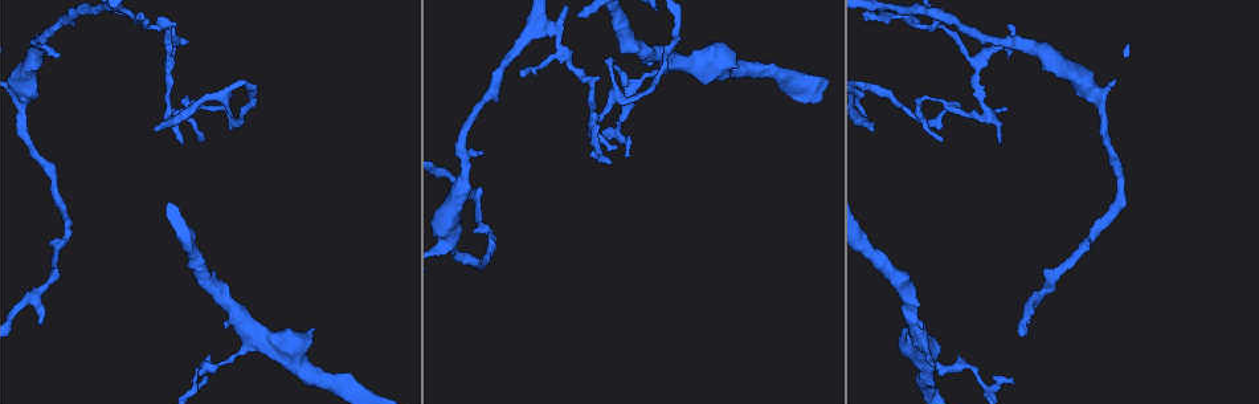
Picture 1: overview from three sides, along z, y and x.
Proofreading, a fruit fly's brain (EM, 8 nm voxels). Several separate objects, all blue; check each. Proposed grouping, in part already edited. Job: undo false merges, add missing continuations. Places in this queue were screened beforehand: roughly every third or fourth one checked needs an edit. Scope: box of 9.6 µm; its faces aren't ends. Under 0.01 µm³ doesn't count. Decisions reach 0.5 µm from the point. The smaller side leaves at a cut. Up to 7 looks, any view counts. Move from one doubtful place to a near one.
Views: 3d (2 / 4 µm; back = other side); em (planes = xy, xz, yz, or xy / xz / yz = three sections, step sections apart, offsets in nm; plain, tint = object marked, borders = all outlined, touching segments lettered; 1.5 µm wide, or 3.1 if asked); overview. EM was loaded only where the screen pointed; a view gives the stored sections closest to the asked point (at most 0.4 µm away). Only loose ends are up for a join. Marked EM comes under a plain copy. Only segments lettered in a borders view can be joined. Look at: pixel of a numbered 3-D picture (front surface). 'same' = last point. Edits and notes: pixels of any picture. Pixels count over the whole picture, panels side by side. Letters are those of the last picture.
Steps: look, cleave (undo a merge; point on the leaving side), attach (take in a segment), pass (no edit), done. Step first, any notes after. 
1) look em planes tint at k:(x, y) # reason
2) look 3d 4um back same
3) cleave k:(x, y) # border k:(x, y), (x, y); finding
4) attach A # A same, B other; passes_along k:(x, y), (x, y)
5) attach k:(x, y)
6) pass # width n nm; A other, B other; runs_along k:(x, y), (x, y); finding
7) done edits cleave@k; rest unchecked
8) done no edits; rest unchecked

look em planes borders at 1:(590, 112)

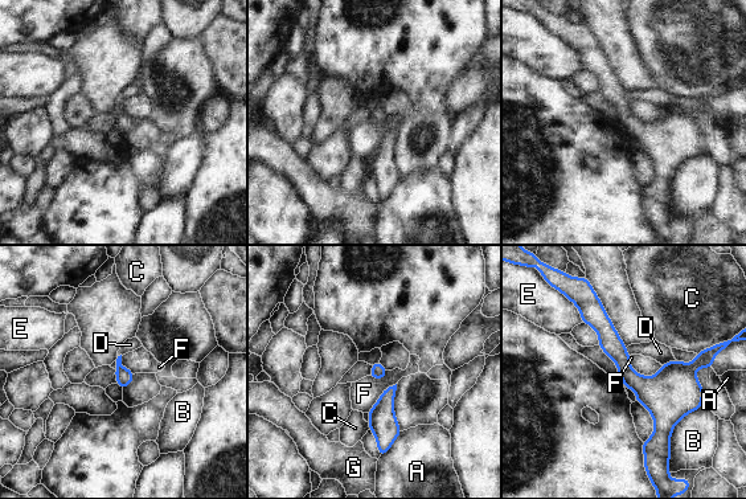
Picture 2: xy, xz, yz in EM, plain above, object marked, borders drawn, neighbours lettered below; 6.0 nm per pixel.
pass # A other, B other, C other, D other, E other, F other, G other; runs_along 2:(582, 309), (638, 383), (706, 358); all the same neuron

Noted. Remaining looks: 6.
look em planes borders at 1:(230, 114) # tapers out

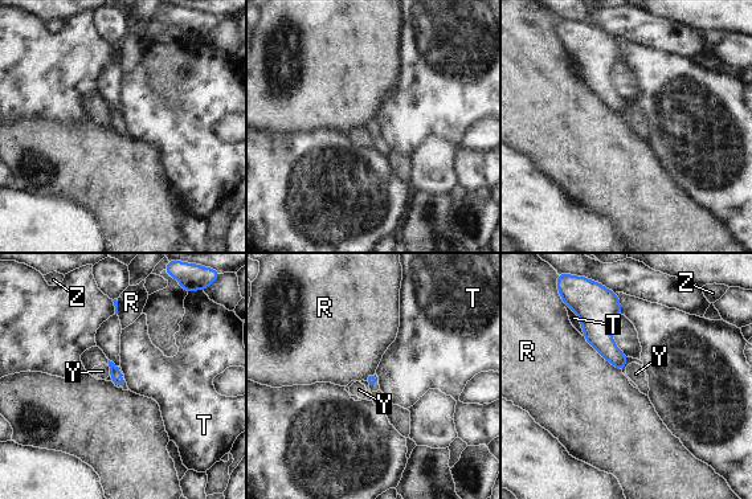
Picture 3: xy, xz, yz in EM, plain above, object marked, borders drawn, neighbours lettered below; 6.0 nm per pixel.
pass # longest_contact R 320 nm; R other, T other, Y other, Z other; none of them fits

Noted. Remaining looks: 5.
look em planes borders at 1:(56, 57) # free end

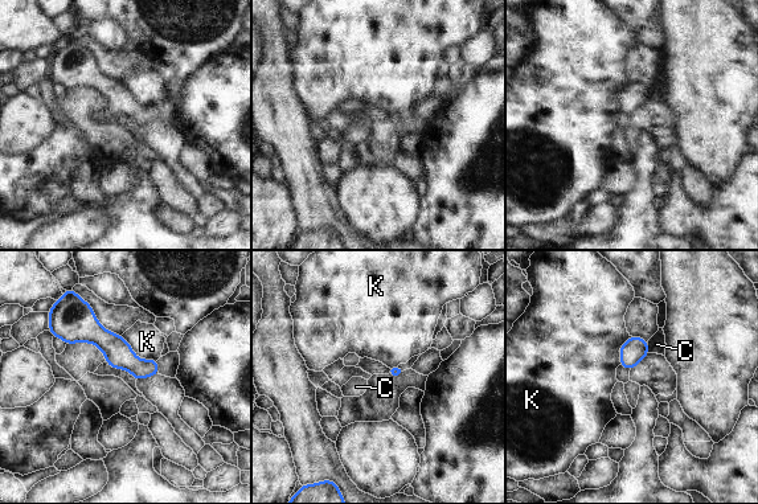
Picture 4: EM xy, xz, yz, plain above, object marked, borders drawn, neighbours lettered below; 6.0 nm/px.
pass # C other, K other; runs_along 4:(74, 336), (99, 336), (155, 369); no lettered segment goes on from it

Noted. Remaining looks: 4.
done no edits; rest unchecked

